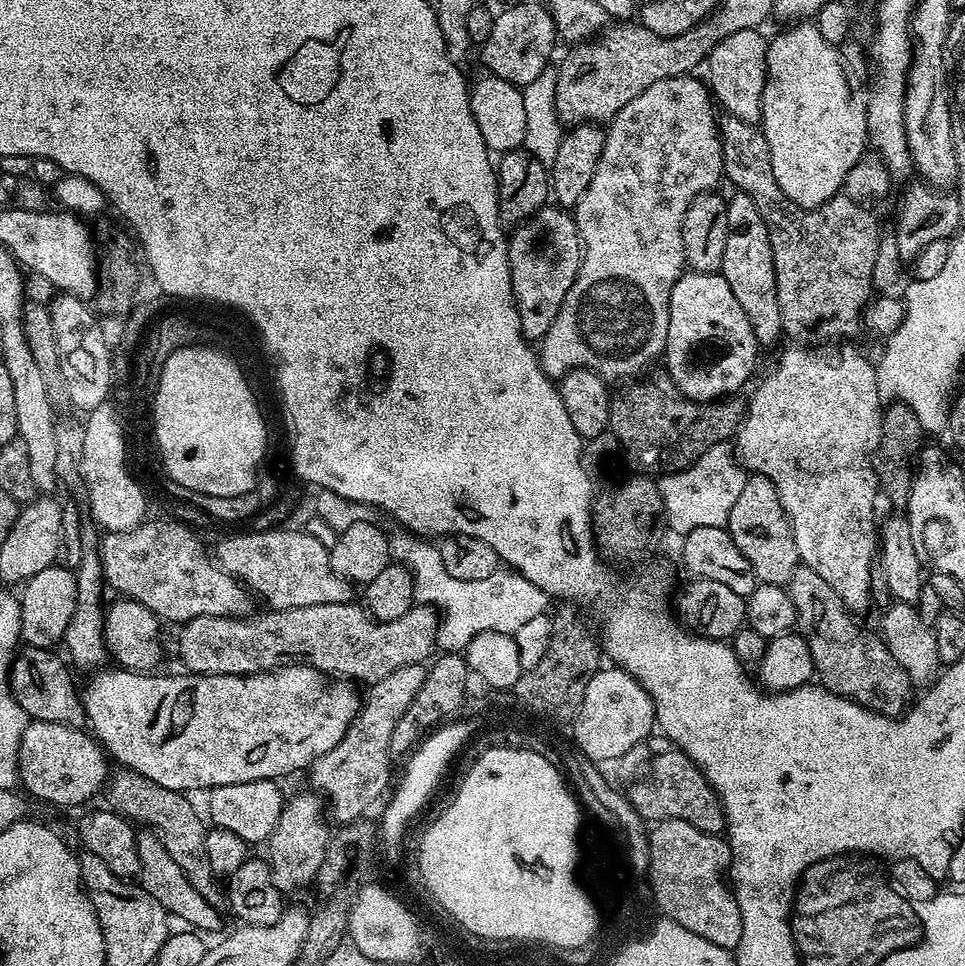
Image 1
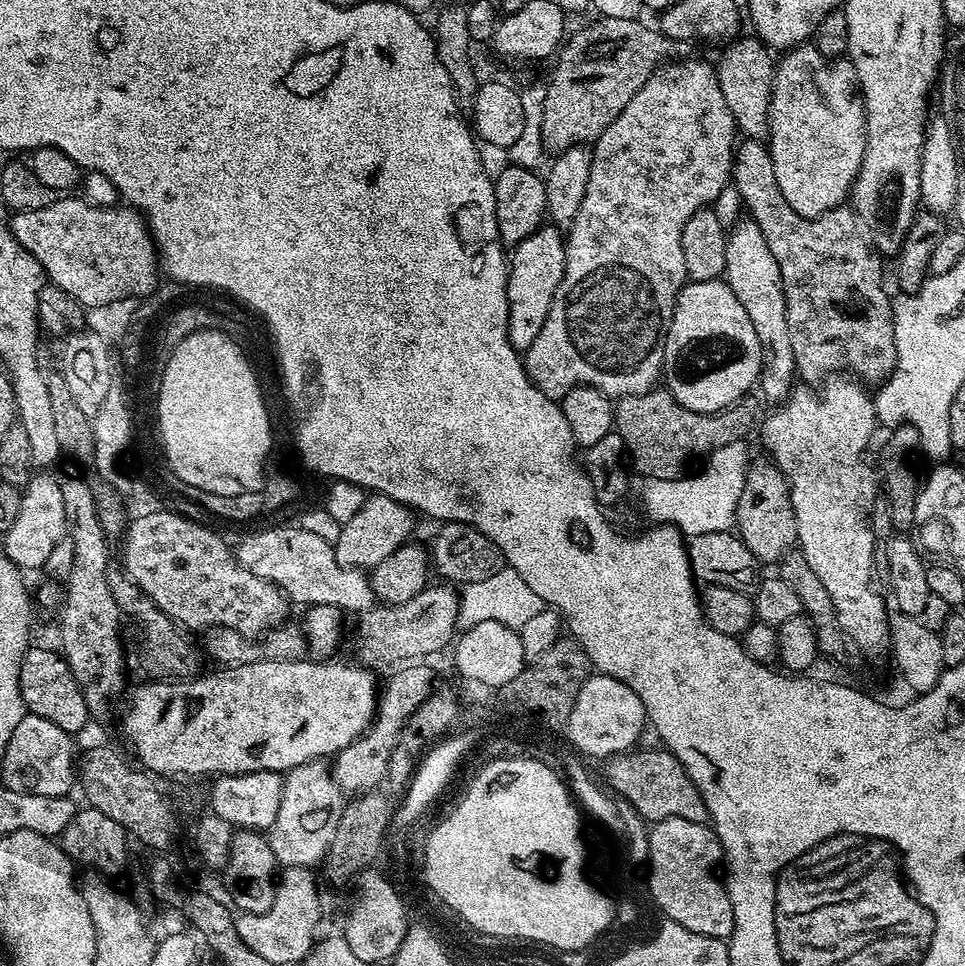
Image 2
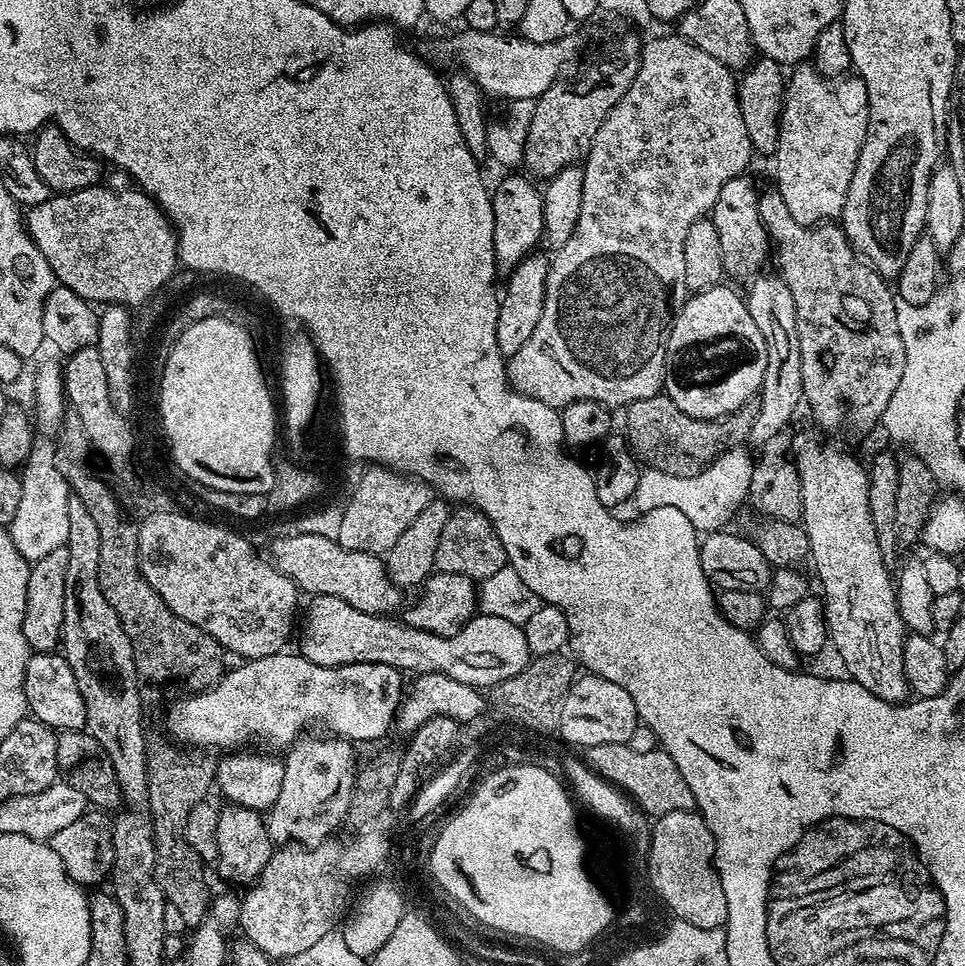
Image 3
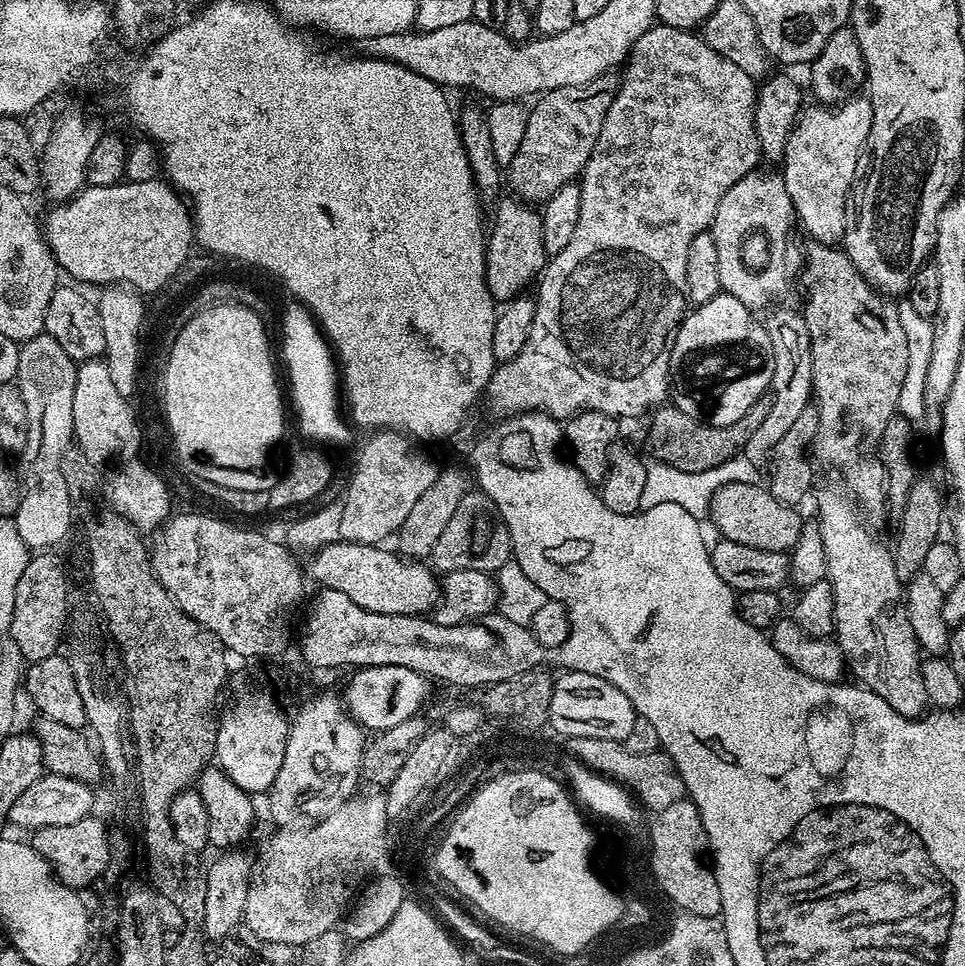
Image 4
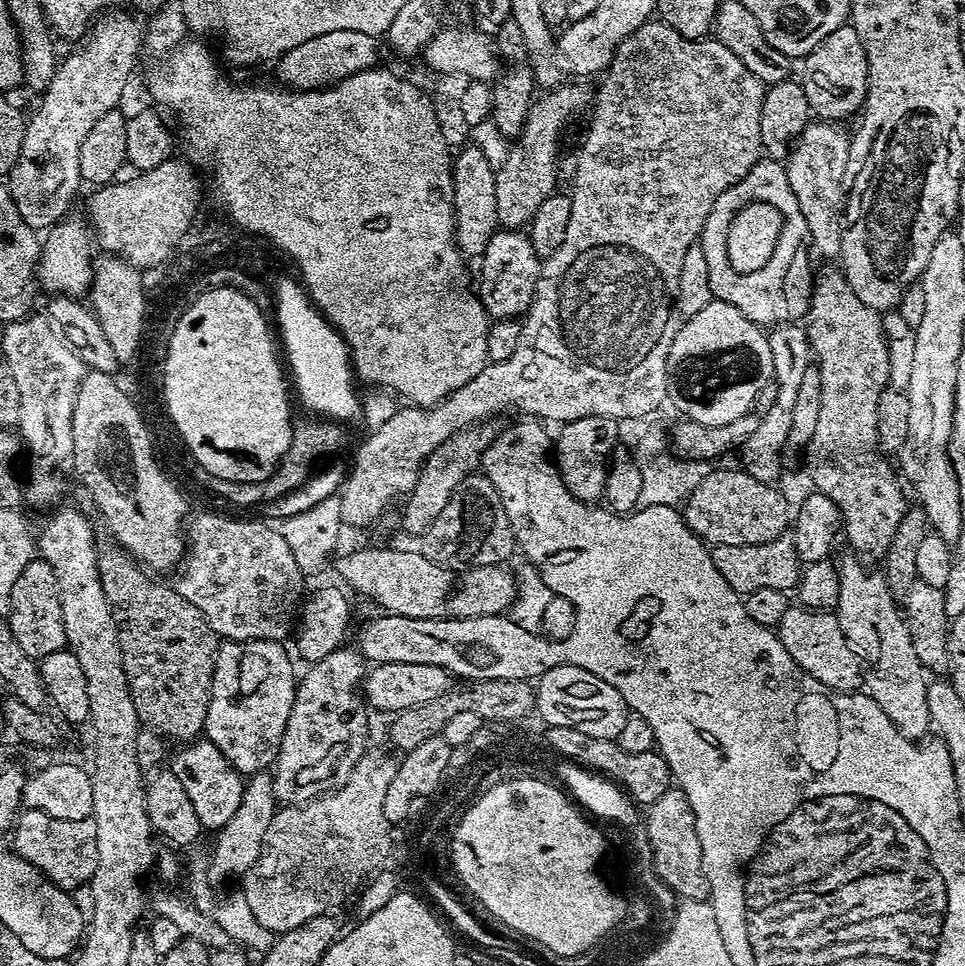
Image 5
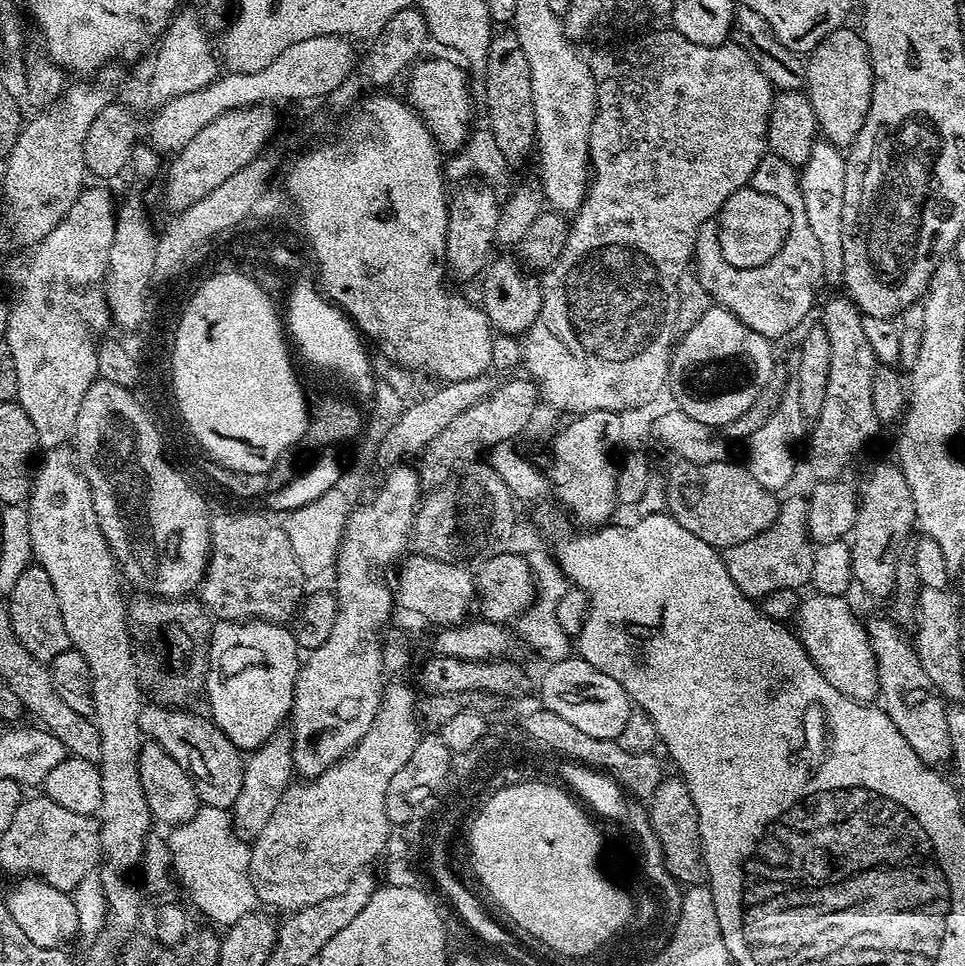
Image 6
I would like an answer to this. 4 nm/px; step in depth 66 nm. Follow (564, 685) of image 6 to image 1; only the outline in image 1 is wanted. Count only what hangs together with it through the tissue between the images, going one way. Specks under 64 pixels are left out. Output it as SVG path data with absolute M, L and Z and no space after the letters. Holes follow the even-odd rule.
M604 666L596 672L592 687L588 689L588 697L579 718L577 732L580 742L576 748L581 753L585 752L589 756L587 759L592 762L616 760L631 748L640 748L655 724L656 707L652 696L646 694L644 687L630 673L615 666Z

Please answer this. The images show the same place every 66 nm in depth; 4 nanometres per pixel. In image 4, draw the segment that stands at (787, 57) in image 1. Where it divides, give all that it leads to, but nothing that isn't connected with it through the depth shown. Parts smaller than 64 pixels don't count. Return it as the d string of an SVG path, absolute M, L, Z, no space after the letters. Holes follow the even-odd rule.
M857 94L835 106L815 107L805 107L801 111L788 135L782 157L782 175L799 227L801 224L815 243L836 246L844 239L848 194L856 178L860 152L870 134L870 122L874 122L874 110L871 99L864 94Z

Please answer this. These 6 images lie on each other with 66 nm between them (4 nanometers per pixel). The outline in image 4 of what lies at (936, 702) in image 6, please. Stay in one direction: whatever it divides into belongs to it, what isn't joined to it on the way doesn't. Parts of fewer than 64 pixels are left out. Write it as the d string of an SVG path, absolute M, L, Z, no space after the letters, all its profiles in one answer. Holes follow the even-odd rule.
M824 488L816 500L816 512L820 515L818 527L822 534L826 579L834 594L834 618L836 619L834 639L844 654L850 672L860 679L857 681L863 687L878 694L878 698L882 698L882 702L898 710L898 714L919 717L929 707L930 701L926 694L926 686L922 686L920 673L922 649L916 640L914 626L910 626L910 618L904 605L905 585L894 570L891 547L887 543L884 545L882 541L875 540L864 529L865 521L860 519L853 501L843 491L841 492L836 488Z

